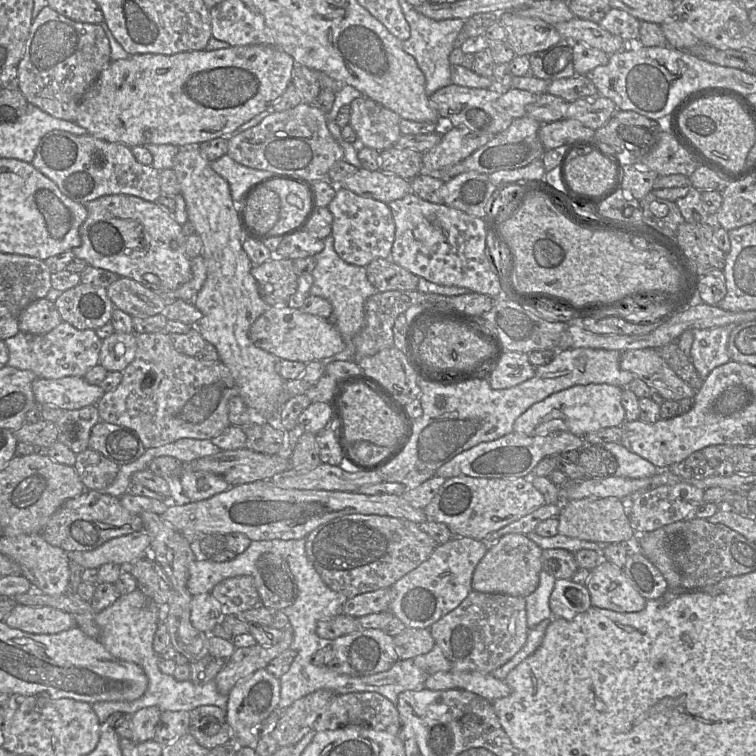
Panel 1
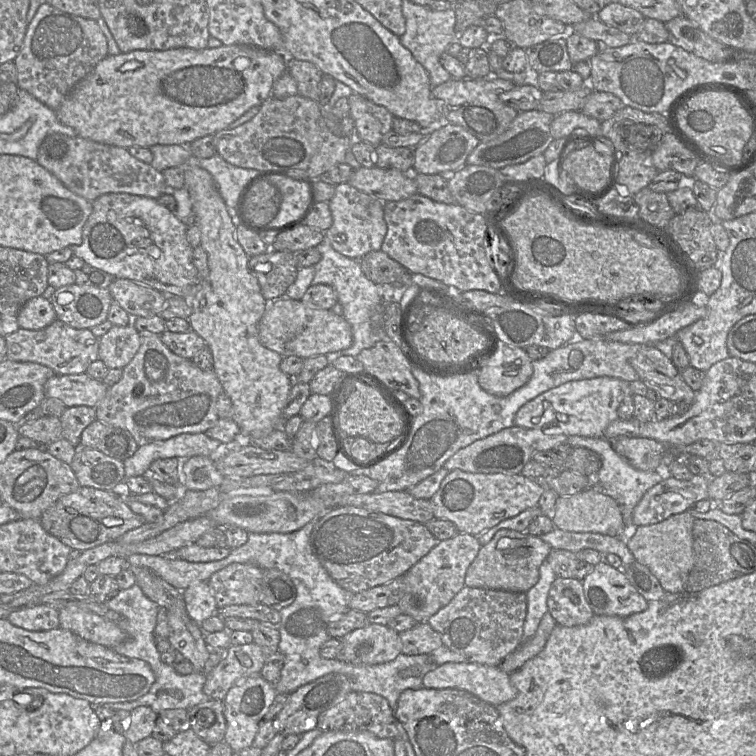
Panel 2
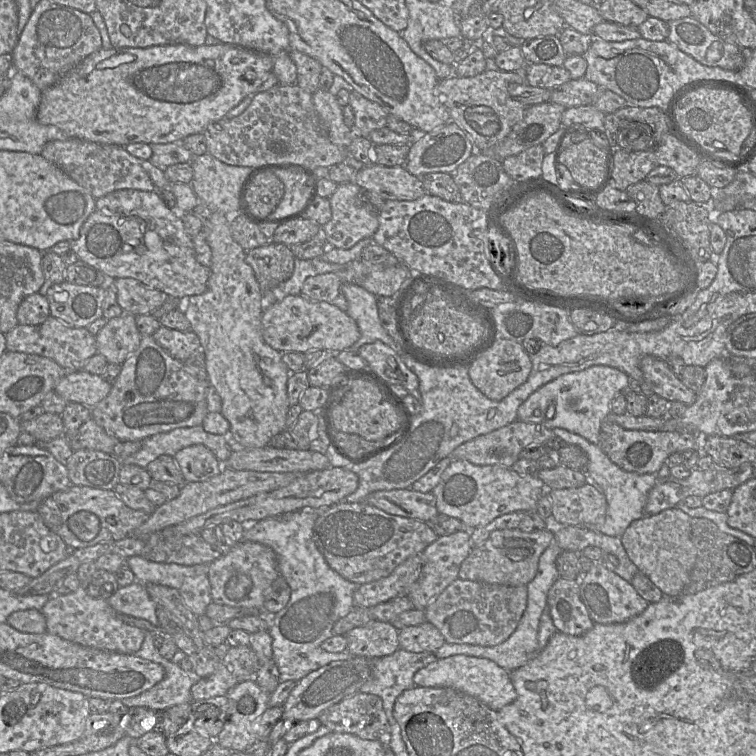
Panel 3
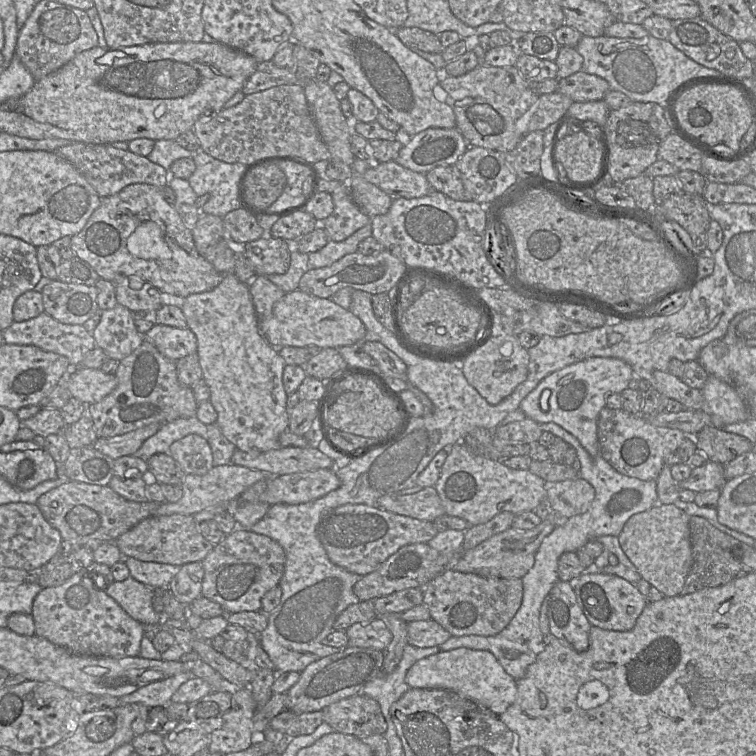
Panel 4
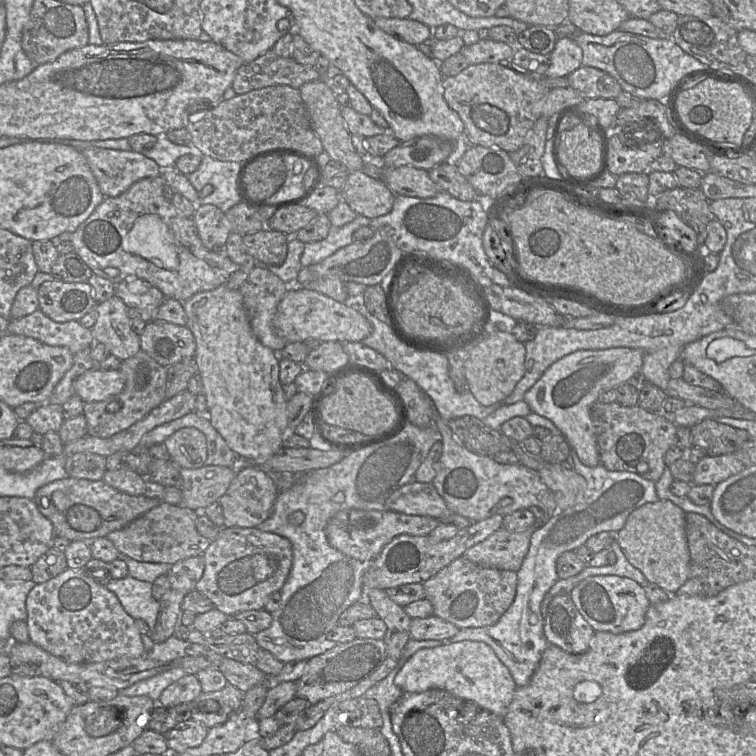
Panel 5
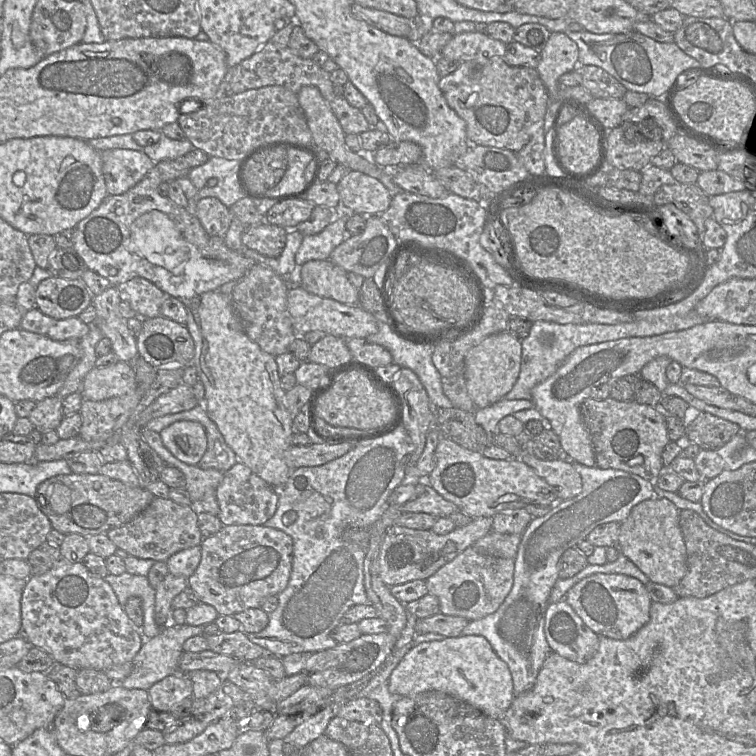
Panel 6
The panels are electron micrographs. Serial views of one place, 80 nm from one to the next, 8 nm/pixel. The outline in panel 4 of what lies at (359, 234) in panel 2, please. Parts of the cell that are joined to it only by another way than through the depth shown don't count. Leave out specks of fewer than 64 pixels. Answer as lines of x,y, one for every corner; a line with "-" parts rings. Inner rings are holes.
343,184
341,189
331,193
334,210
327,218
318,221
331,241
340,242
371,222
354,203
350,189

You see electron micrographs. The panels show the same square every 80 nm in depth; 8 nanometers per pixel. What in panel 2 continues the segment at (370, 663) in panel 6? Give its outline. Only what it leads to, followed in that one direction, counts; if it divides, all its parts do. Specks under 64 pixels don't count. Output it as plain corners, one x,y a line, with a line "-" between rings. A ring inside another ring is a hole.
330,673
312,682
309,682
288,695
287,702
275,718
276,733
284,735
304,733
317,727
318,717
321,713
341,701
352,691
350,680
340,673

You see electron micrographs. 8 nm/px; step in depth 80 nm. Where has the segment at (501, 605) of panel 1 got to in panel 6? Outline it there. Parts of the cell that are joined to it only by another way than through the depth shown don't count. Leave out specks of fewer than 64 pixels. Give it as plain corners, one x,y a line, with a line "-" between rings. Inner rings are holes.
468,547
425,580
428,592
439,600
440,612
469,621
494,613
510,593
514,582
514,560
500,558

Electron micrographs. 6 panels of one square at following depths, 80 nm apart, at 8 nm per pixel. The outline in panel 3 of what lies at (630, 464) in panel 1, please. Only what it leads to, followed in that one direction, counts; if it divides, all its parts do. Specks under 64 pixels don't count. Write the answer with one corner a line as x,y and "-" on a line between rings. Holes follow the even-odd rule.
554,428
552,430
556,436
563,439
567,444
579,446
587,453
589,458
586,469
588,479
606,497
607,512
604,522
602,524
585,525
586,528
609,536
621,537
632,521
640,519
645,515
644,507
648,493
658,481
656,474
627,472
613,463
599,445
593,444
584,437
563,428

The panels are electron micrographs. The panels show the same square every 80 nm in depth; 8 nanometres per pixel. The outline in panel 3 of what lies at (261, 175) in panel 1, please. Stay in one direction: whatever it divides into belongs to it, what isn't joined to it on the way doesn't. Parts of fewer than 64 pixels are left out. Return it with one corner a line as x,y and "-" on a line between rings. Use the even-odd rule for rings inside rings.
209,153
193,156
191,165
193,178
190,185
198,197
198,204
193,210
195,214
204,221
211,213
220,212
226,216
229,222
233,214
240,214
238,211
239,194
245,181
250,174
255,172
256,168
228,165

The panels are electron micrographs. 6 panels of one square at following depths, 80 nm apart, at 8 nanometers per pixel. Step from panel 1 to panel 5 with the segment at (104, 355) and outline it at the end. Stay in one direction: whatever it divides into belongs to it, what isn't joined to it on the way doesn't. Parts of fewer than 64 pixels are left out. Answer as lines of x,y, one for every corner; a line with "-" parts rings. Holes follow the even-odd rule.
116,295
96,304
98,317
91,328
94,343
104,344
110,354
121,361
140,351
140,337
131,328
132,320
127,314
127,309
122,299

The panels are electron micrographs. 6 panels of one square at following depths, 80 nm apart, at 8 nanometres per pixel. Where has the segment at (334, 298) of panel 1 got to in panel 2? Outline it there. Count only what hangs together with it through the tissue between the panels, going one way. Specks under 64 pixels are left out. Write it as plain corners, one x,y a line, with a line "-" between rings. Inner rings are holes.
325,236
317,249
321,259
313,266
315,274
312,284
329,285
336,291
337,300
343,309
343,317
350,324
353,334
353,343
349,348
326,354
331,363
340,356
356,357
362,350
371,348
382,339
387,339
383,328
383,307
386,304
399,303
404,292
411,285
374,284
364,275
360,260
354,260
336,252

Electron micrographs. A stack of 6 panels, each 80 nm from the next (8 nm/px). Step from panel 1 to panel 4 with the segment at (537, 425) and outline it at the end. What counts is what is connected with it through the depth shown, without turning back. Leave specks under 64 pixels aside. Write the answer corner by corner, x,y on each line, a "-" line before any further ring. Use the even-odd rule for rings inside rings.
591,357
580,362
566,366
545,377
538,386
530,392
521,402
520,409
537,423
554,422
566,431
574,435
585,450
595,457
600,455
598,443
598,418
600,411
606,407
606,399
613,393
621,393
628,388
629,382
633,379
632,367
625,361
611,357

